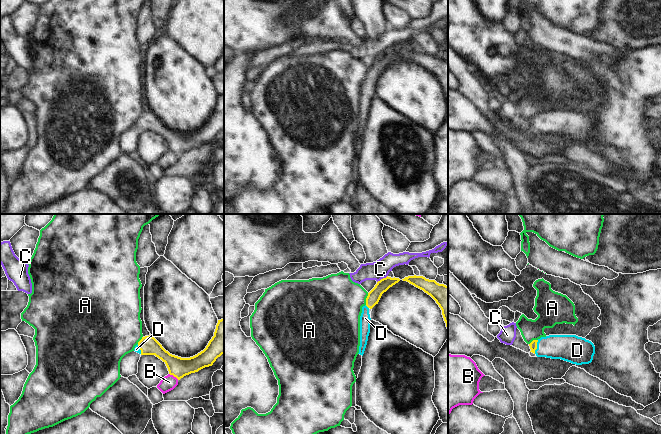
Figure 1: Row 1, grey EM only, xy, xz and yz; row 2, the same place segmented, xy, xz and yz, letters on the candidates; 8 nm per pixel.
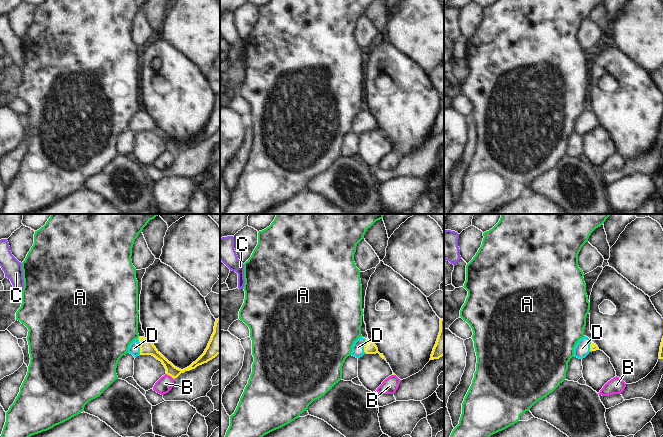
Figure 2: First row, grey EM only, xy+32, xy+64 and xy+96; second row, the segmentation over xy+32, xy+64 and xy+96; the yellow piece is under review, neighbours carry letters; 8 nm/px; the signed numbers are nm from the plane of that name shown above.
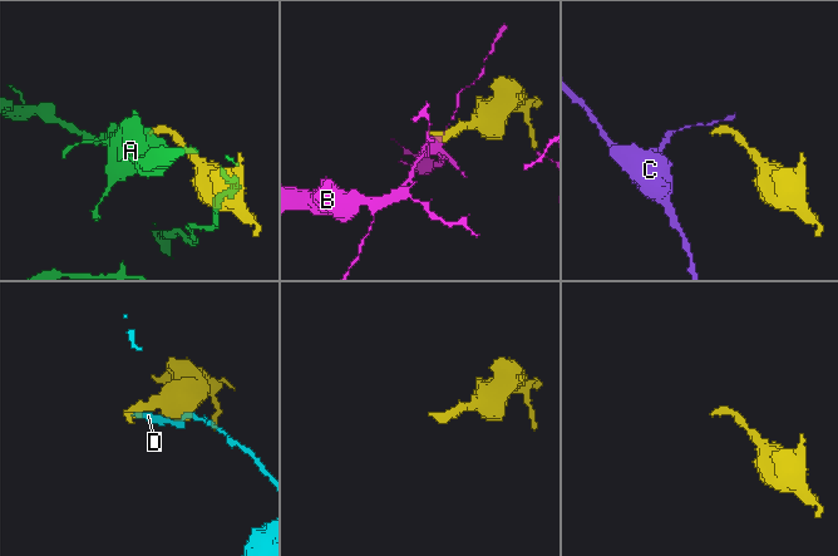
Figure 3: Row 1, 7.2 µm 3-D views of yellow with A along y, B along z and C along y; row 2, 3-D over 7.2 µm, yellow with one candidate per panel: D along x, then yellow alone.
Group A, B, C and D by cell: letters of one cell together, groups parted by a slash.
A / B / C / D

